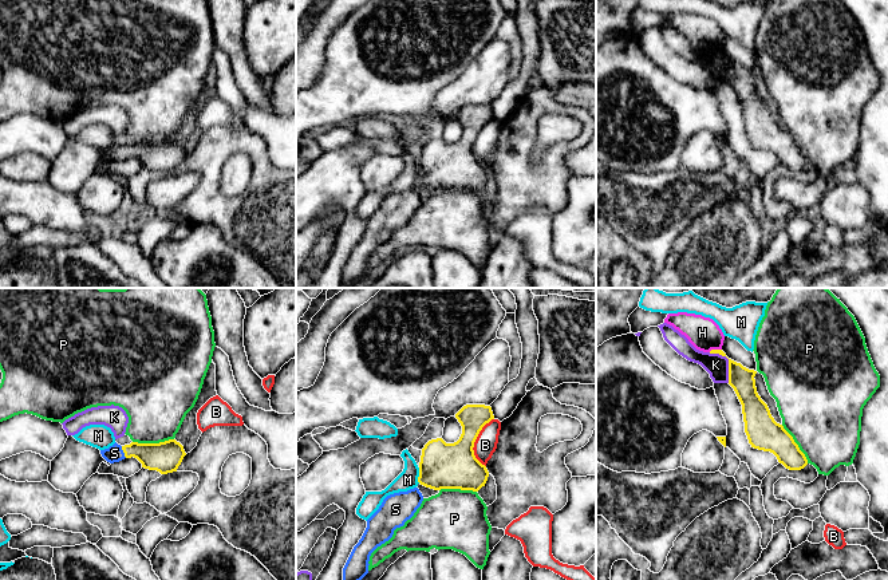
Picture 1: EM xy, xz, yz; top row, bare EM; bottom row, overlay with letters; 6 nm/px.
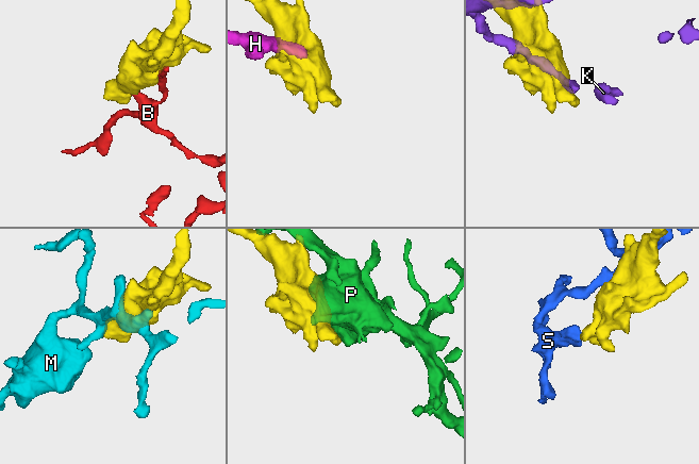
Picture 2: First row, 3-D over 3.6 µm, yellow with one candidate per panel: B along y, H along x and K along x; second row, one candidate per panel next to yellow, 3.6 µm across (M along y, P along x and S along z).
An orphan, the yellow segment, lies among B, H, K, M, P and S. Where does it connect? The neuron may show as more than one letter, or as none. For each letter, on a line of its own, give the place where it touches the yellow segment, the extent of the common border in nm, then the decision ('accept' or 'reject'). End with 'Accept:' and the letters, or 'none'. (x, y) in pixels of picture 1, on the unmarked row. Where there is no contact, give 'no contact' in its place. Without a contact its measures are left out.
B: xz (474, 141) | 300 nm | reject
H: yz (714, 50) | 80 nm | reject
K: yz (729, 62) | 220 nm | reject
M: xz (419, 176) | 100 nm | reject
P: xy (153, 143) | 240 nm | reject
S: xy (123, 152) | 80 nm | accept
Accept: S

